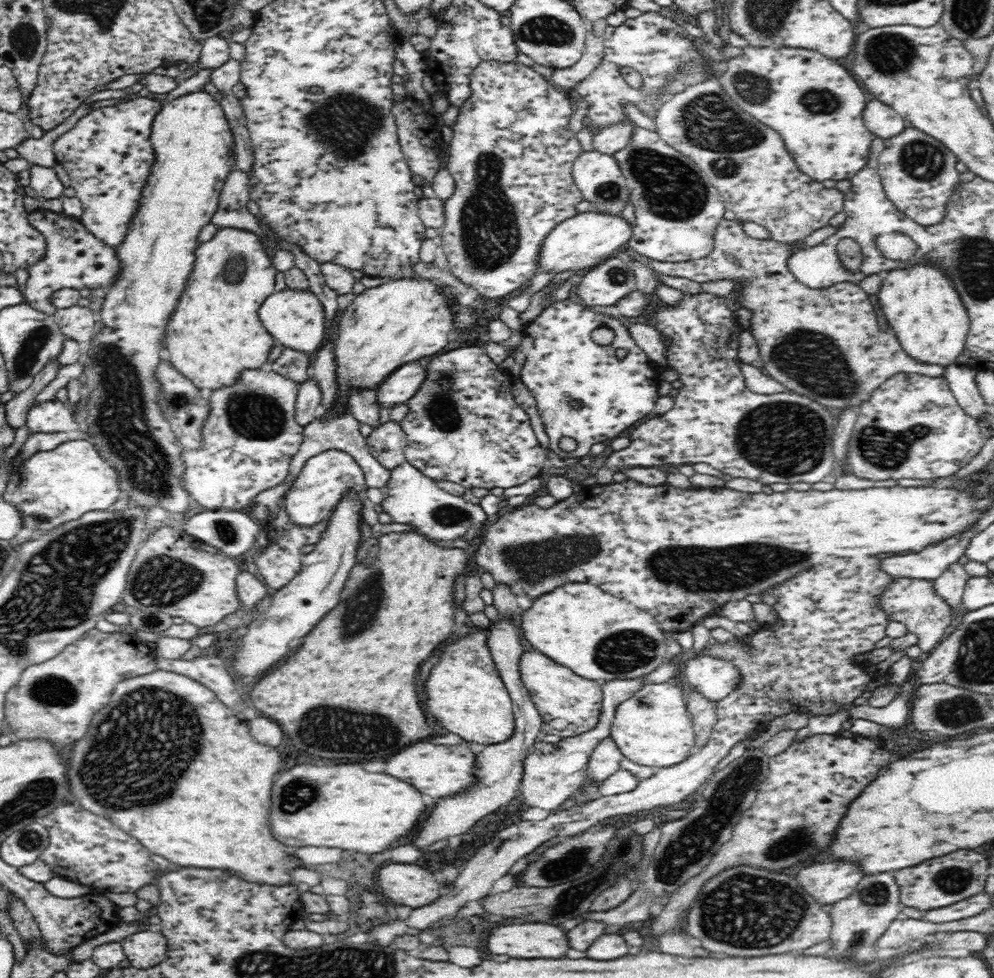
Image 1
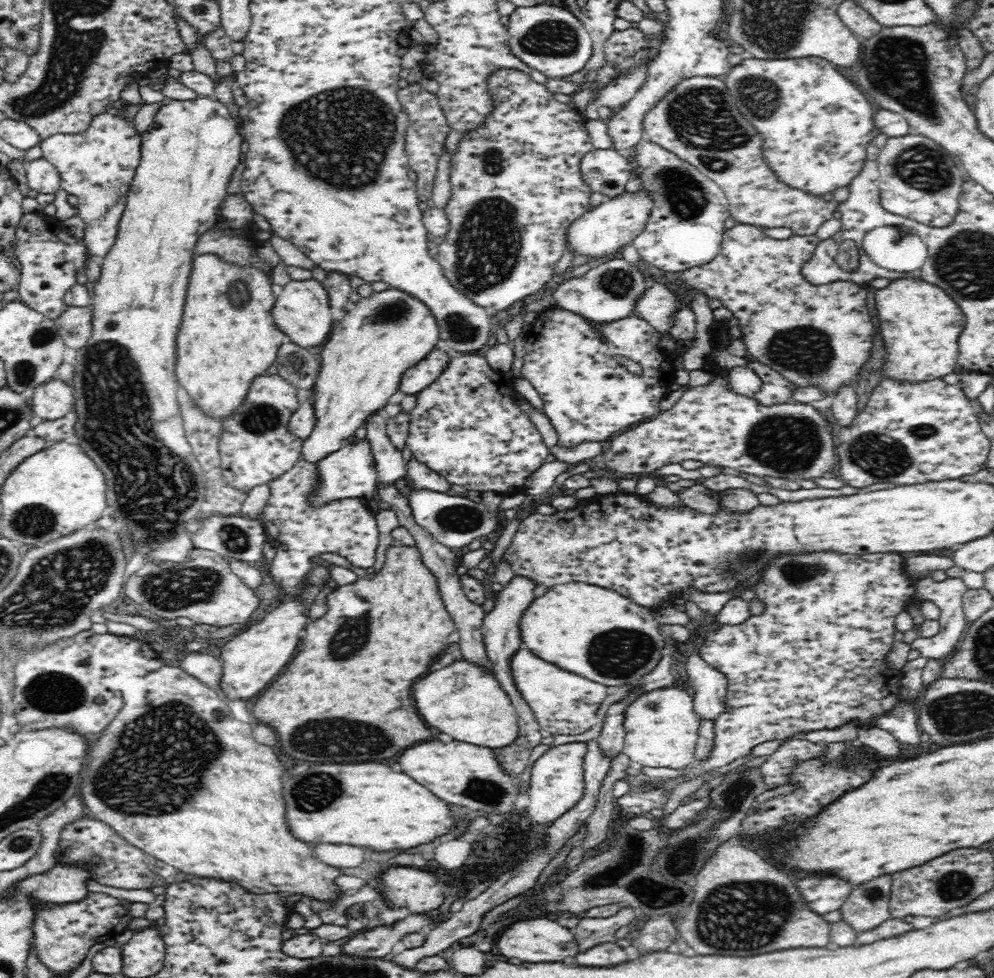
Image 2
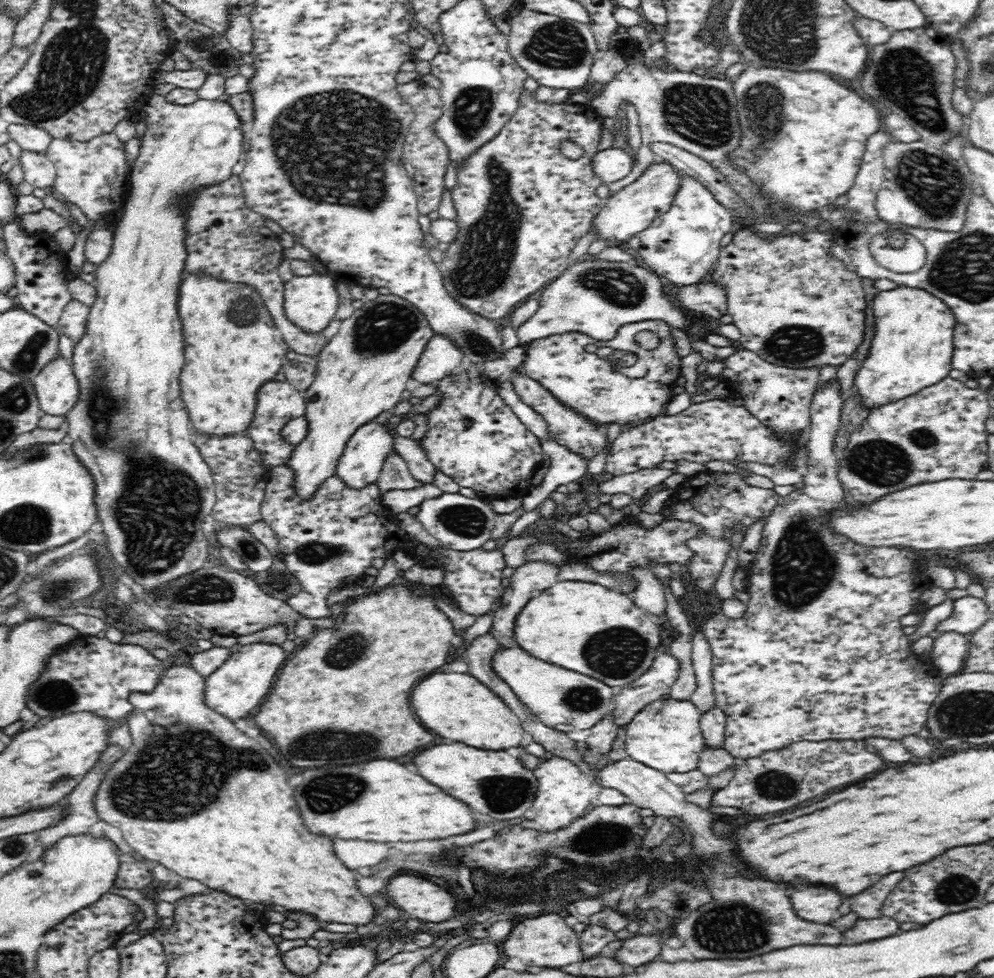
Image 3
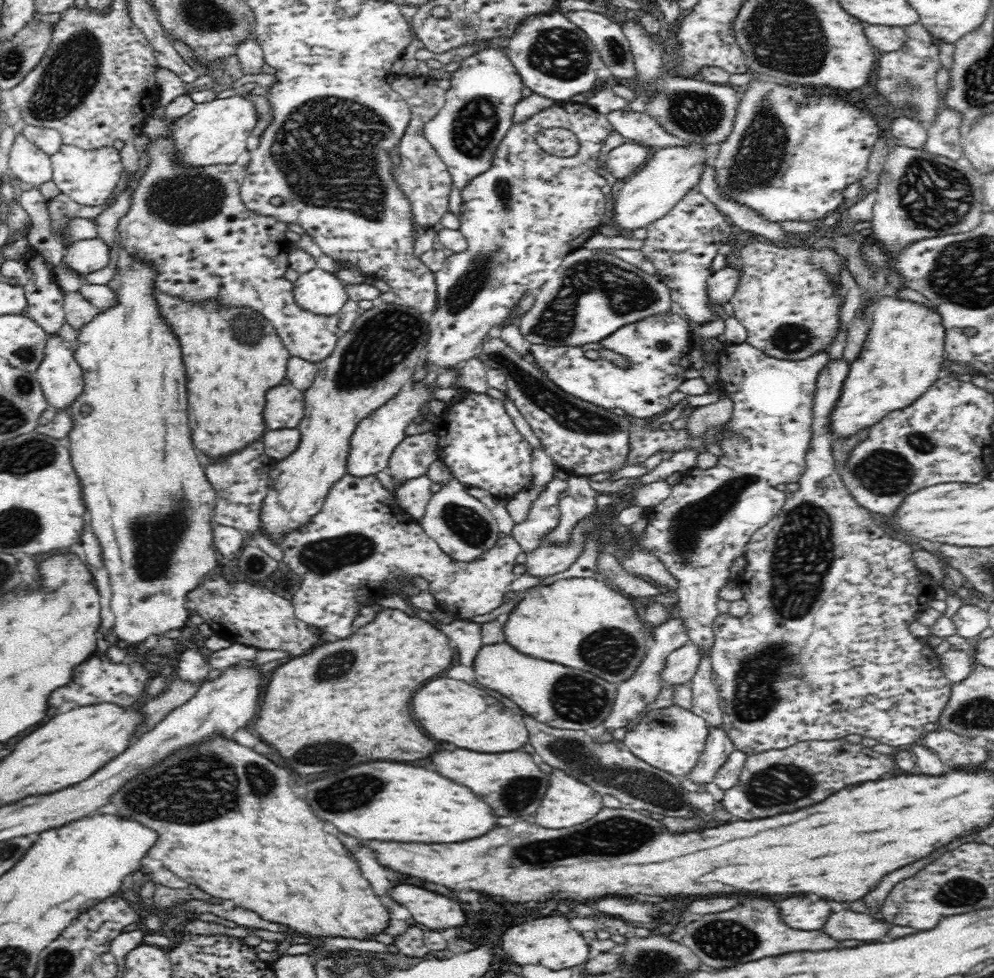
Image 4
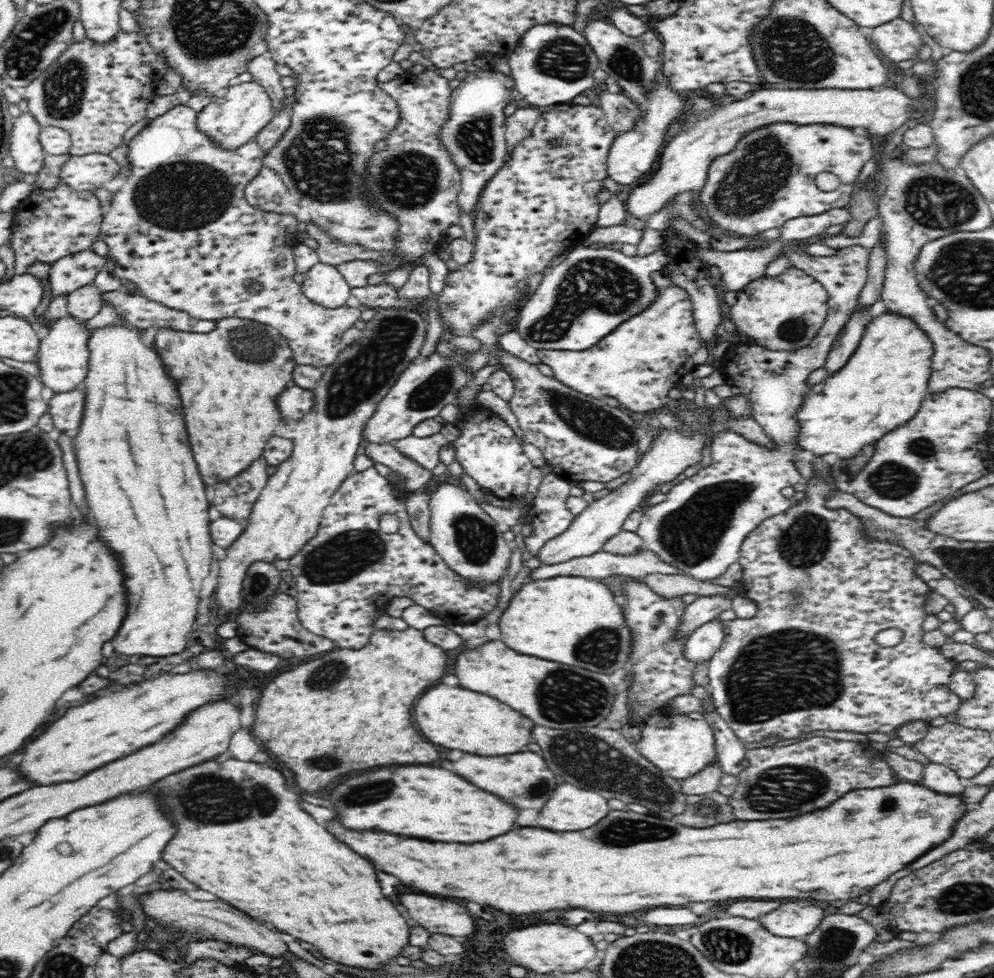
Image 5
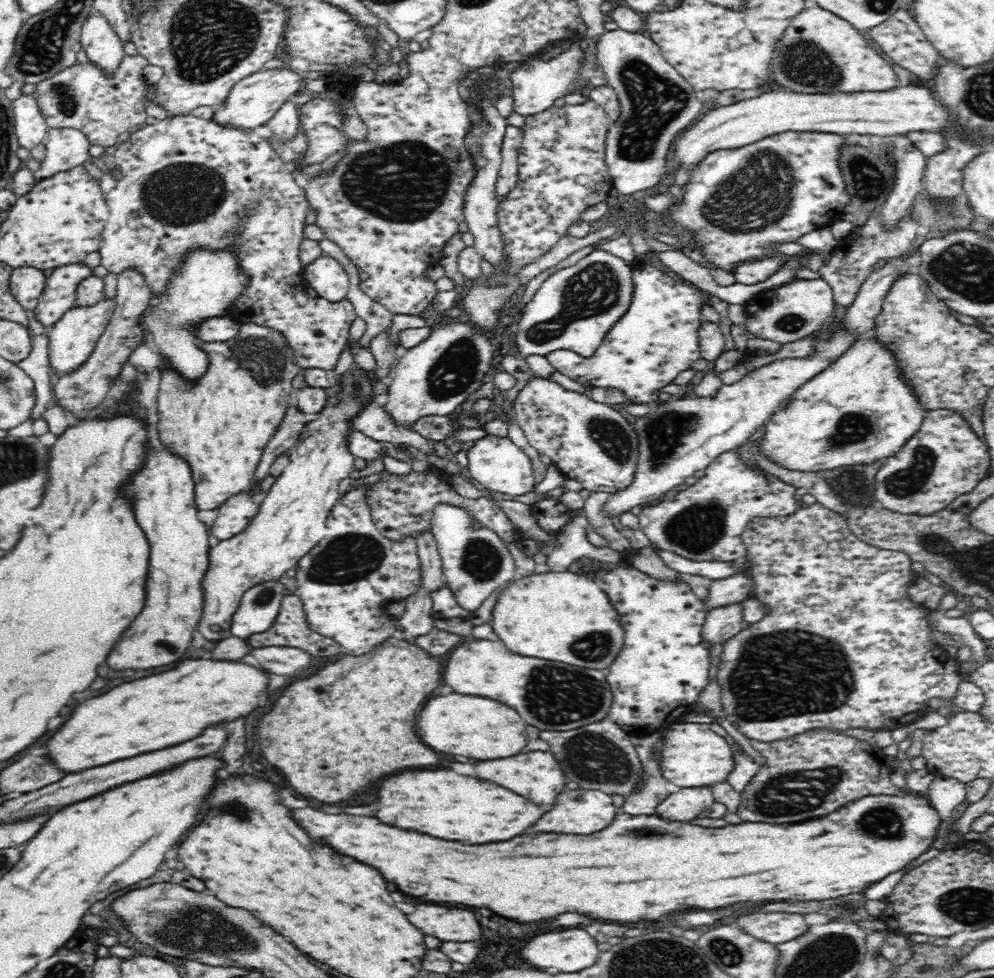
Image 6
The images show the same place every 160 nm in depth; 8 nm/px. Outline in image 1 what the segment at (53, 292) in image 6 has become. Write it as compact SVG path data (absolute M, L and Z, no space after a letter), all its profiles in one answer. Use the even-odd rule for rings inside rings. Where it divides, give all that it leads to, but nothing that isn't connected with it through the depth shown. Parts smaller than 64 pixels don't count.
M143 93L126 94L118 98L119 103L112 106L105 106L98 110L91 111L78 120L76 126L61 134L53 142L53 151L57 162L62 164L64 170L70 176L70 184L76 190L76 197L81 200L82 216L81 223L96 238L99 238L106 245L118 248L125 241L131 222L139 207L142 193L155 163L155 152L152 146L150 135L153 118L162 108L162 101L148 97Z

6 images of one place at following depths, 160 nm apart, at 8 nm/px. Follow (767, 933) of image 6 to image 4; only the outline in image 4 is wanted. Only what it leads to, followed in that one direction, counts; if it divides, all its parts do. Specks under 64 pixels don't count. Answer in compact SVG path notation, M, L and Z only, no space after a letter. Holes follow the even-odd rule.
M808 896L788 898L780 904L782 920L798 930L820 930L826 924L832 908L826 900L810 900Z

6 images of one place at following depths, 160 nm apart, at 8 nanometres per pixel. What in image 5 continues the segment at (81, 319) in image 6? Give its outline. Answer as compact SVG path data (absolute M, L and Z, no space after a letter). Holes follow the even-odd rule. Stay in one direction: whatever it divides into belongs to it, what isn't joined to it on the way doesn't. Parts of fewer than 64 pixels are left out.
M69 315L62 317L40 336L37 364L39 378L54 395L74 392L82 387L88 372L88 338L91 330Z

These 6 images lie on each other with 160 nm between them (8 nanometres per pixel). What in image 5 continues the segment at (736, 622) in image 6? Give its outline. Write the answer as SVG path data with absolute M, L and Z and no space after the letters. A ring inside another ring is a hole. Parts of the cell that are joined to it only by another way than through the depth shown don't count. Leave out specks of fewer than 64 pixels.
M717 618L697 628L684 642L682 653L688 661L698 666L709 661L711 656L720 648L724 640L722 623Z

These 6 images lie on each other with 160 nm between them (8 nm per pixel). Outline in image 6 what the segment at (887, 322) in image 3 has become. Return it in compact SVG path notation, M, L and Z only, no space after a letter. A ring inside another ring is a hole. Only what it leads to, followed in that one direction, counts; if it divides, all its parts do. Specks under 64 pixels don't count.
M869 333L858 337L828 368L798 388L785 407L772 414L771 420L764 424L765 434L759 446L765 456L792 470L820 473L838 466L870 464L896 454L920 430L924 416L924 407L914 387L904 379L893 350Z

